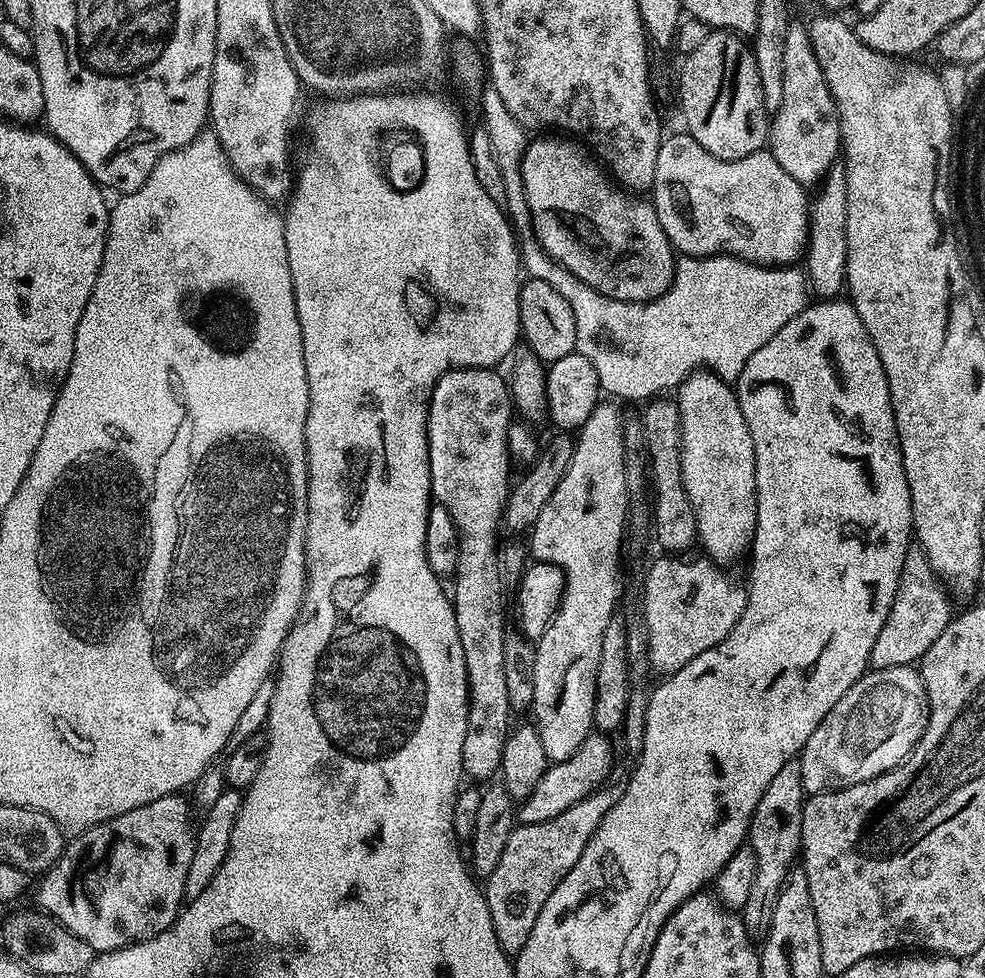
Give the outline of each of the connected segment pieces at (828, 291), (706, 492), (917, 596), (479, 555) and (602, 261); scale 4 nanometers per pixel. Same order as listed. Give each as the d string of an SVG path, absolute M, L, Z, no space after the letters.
M831 167L815 192L808 209L808 247L802 264L806 269L806 283L809 289L815 295L817 292L817 297L836 298L846 288L848 247L846 246L846 178L843 167Z
M697 370L680 383L675 389L674 399L680 411L680 461L682 462L682 482L686 486L686 494L690 494L690 506L694 506L696 534L699 547L706 553L709 560L715 560L721 566L729 566L740 555L747 553L752 547L752 536L756 532L756 471L754 470L754 442L750 438L750 430L746 426L746 418L742 418L742 406L738 406L733 385L715 376L707 370Z
M918 546L909 547L906 562L902 562L902 574L898 578L898 590L890 606L890 614L874 638L874 650L870 650L869 665L872 668L915 665L934 646L938 634L946 630L954 615L950 593L930 566L926 554Z
M453 368L451 372L442 374L432 387L432 397L428 403L428 449L430 450L430 482L432 483L432 499L437 504L446 506L450 518L454 518L454 526L458 530L458 542L460 553L458 554L458 566L454 573L456 585L450 588L450 599L452 609L456 615L458 626L458 638L462 642L462 654L466 658L466 674L468 675L468 721L466 722L466 742L462 742L462 762L464 763L463 775L473 776L476 780L488 780L495 777L500 770L500 759L504 743L510 731L508 715L513 715L514 709L510 706L510 694L506 694L506 666L502 666L502 654L504 653L504 591L506 585L500 575L500 561L498 559L498 544L496 548L496 535L502 532L502 521L504 519L504 507L508 501L510 491L510 480L508 484L508 427L514 423L514 405L512 393L507 379L499 376L499 371L490 368Z
M540 134L537 138L529 139L524 156L520 160L520 173L526 192L526 202L528 203L528 213L532 215L532 233L536 236L536 241L542 246L542 250L555 264L561 264L574 278L586 282L594 291L600 292L603 296L611 296L613 300L626 300L629 302L643 302L658 298L672 284L672 275L676 272L677 257L674 255L672 243L666 238L662 226L658 222L658 214L655 206L647 199L633 194L623 187L614 186L609 173L594 159L593 153L589 151L583 143L572 138L565 138L560 134Z

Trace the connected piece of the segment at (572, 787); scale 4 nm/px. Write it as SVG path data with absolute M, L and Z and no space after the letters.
M593 734L578 746L578 750L570 758L549 763L548 769L538 778L538 786L518 804L518 820L520 824L534 822L550 822L550 818L558 818L562 810L570 810L576 802L592 795L609 779L614 764L614 744L607 735Z

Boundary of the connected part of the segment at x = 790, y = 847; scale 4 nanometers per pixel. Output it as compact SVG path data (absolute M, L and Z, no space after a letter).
M799 759L786 762L778 774L774 774L770 786L762 790L758 806L752 815L748 827L747 843L758 858L758 874L754 874L754 886L750 889L750 898L746 898L742 909L742 919L749 933L767 933L770 918L774 914L774 902L786 882L789 872L793 871L795 862L801 855L800 839L802 838L802 810L806 793L802 786L802 766Z

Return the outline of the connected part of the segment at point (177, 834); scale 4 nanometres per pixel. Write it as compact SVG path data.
M177 794L167 796L166 798L158 798L158 802L150 802L146 806L138 806L138 810L130 810L118 818L107 820L104 824L99 824L90 830L73 835L65 843L64 853L57 858L56 863L39 877L40 885L36 888L35 907L39 911L46 912L54 917L63 928L70 930L70 934L74 934L82 942L90 945L93 953L96 954L113 952L119 948L126 948L131 944L137 944L162 934L162 930L166 930L176 921L186 900L184 894L186 890L186 874L190 874L190 858L194 858L194 846L196 845L197 825L194 823L194 820L192 824L192 816L194 817L193 805L183 795Z

